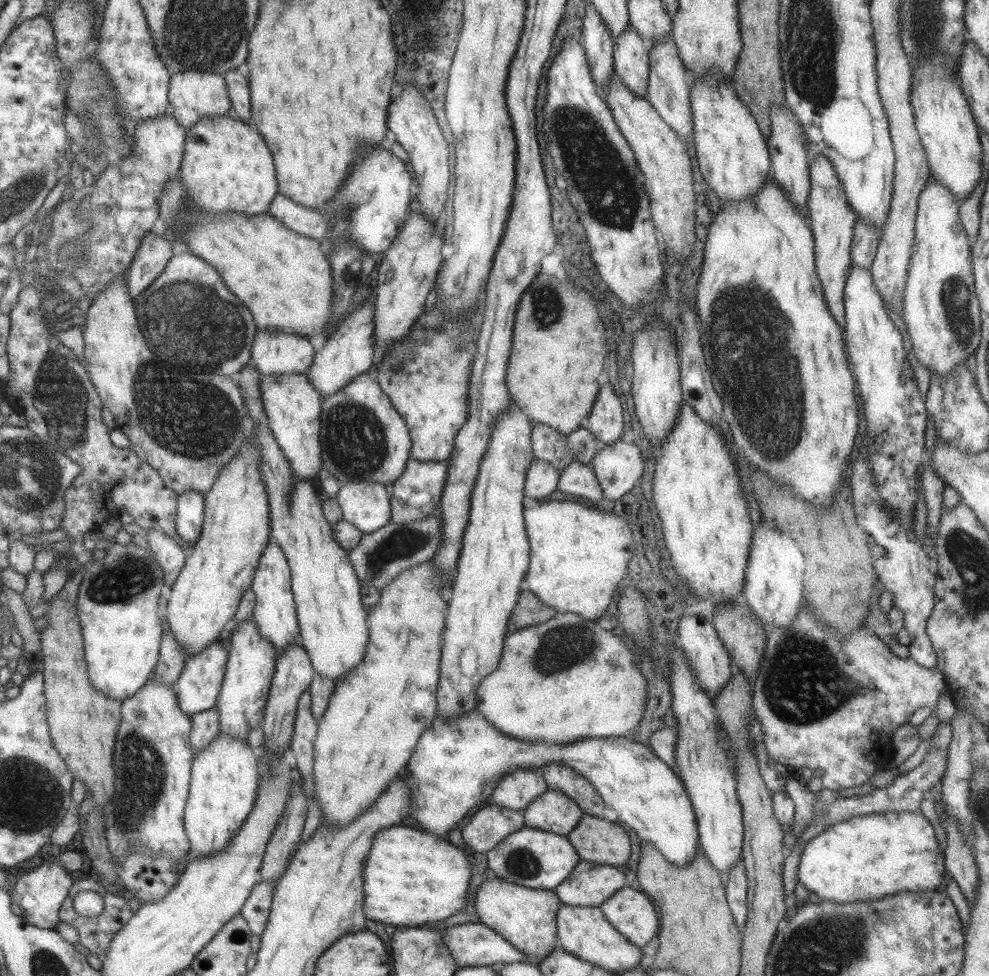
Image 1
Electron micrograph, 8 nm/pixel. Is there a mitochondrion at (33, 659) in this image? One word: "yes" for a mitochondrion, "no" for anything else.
no

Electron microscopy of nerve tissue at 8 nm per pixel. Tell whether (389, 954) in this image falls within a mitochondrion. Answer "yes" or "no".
no

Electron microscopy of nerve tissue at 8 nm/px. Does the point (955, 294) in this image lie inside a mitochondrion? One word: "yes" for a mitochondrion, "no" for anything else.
yes

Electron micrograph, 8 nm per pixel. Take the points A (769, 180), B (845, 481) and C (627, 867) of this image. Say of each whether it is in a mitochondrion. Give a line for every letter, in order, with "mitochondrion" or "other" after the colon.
A: other
B: other
C: other

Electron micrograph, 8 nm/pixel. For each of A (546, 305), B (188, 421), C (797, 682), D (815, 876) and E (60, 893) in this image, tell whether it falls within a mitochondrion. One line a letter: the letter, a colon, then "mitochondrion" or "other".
A: mitochondrion
B: mitochondrion
C: mitochondrion
D: other
E: other

